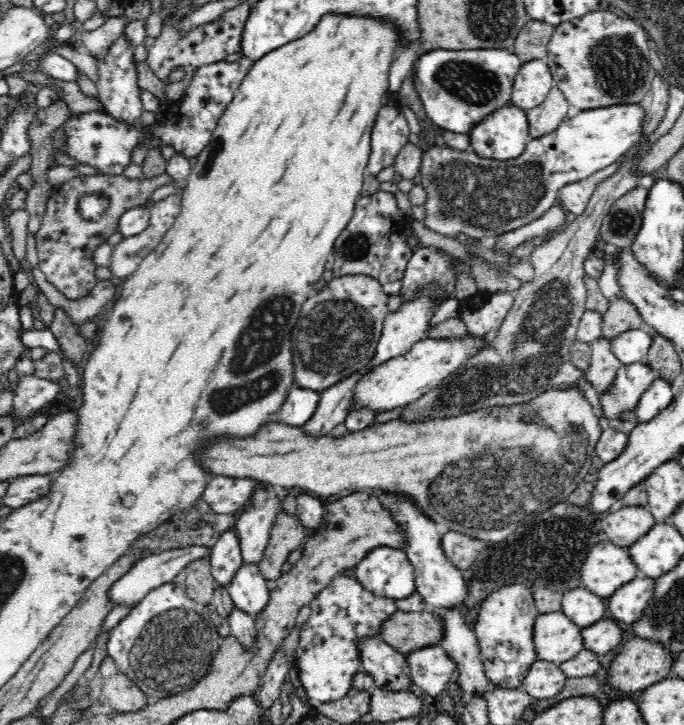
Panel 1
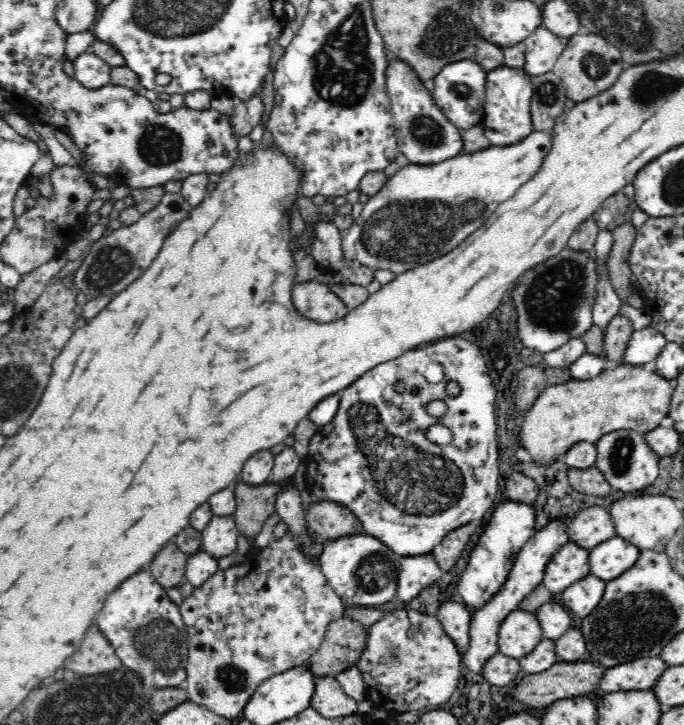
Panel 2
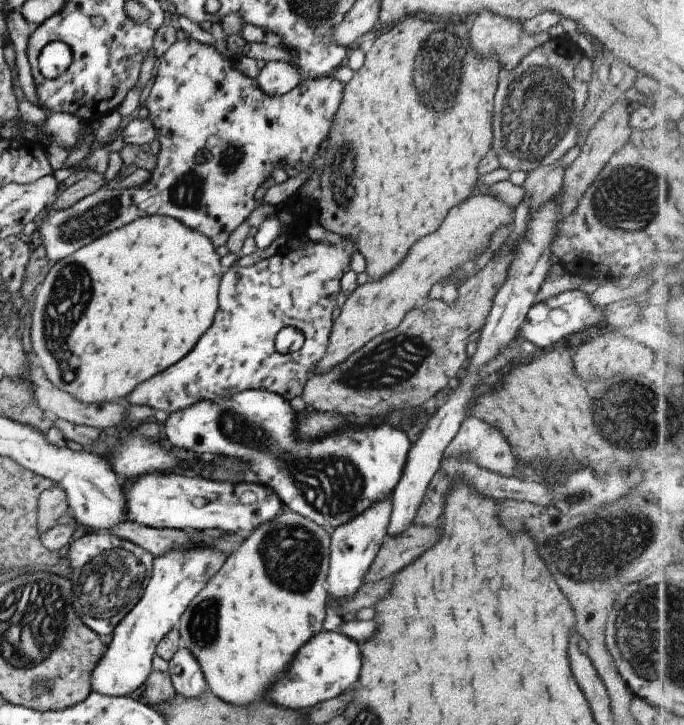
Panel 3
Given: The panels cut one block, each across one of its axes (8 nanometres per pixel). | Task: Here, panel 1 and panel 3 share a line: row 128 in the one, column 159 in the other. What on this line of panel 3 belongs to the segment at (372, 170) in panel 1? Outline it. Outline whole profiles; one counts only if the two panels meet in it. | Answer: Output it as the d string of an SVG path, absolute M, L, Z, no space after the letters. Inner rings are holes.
M331 235L330 241L324 244L310 239L304 248L290 250L288 254L274 254L250 268L242 268L238 264L231 266L220 280L219 306L212 326L200 336L194 349L185 358L166 368L166 371L142 382L123 402L127 405L147 405L170 414L202 400L217 400L249 389L266 390L282 396L288 402L300 397L313 375L316 362L320 362L326 354L330 330L333 328L332 311L342 292L341 279L344 272L351 268L350 258L356 250L354 242L346 236L342 238ZM288 326L297 327L305 334L305 344L297 352L280 354L274 347L274 341L278 332Z

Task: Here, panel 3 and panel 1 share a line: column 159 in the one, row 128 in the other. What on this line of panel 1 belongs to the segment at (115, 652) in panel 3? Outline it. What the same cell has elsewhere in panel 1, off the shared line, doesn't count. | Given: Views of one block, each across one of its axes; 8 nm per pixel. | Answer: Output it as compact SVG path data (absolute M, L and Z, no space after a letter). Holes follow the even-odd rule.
M640 103L575 111L553 132L528 141L524 152L511 160L480 158L472 150L458 151L442 142L428 145L422 141L422 178L418 182L426 189L422 223L448 237L463 232L469 240L488 241L526 226L556 204L563 186L620 161L642 138L644 116Z

